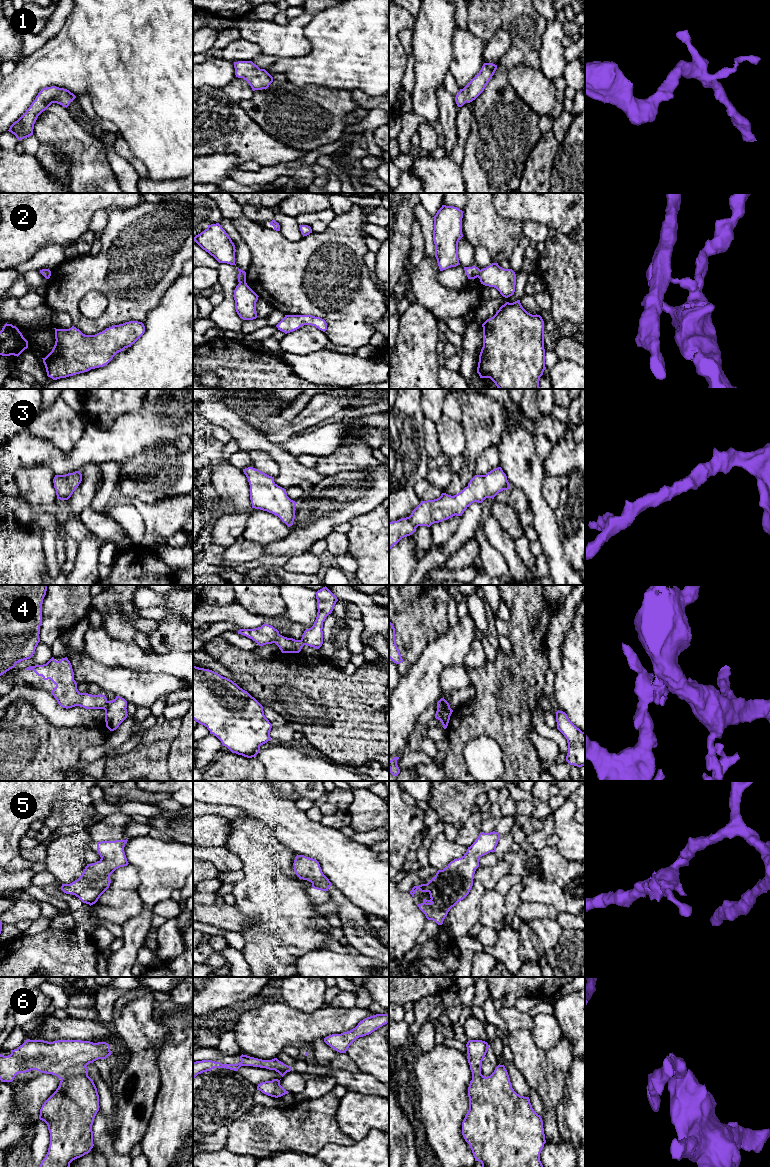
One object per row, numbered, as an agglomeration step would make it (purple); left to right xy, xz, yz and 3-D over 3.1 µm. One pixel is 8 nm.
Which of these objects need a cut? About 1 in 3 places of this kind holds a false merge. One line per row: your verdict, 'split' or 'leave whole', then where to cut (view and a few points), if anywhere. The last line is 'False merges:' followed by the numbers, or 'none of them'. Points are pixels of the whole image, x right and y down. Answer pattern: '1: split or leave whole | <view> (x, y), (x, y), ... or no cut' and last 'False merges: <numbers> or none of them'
1: leave whole | no cut
2: split | xz (245, 281), (239, 284)
3: leave whole | no cut
4: split | xy (107, 701), (104, 709)
5: leave whole | no cut
6: leave whole | no cut
False merges: 2, 4

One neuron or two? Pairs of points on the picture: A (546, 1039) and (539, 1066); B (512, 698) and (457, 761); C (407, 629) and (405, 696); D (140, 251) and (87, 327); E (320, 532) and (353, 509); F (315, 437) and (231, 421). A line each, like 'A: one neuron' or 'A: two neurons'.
A: two neurons
B: one neuron
C: two neurons
D: one neuron
E: one neuron
F: two neurons

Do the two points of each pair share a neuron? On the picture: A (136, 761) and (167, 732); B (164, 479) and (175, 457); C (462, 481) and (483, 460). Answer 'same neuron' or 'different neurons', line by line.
A: same neuron
B: same neuron
C: different neurons

